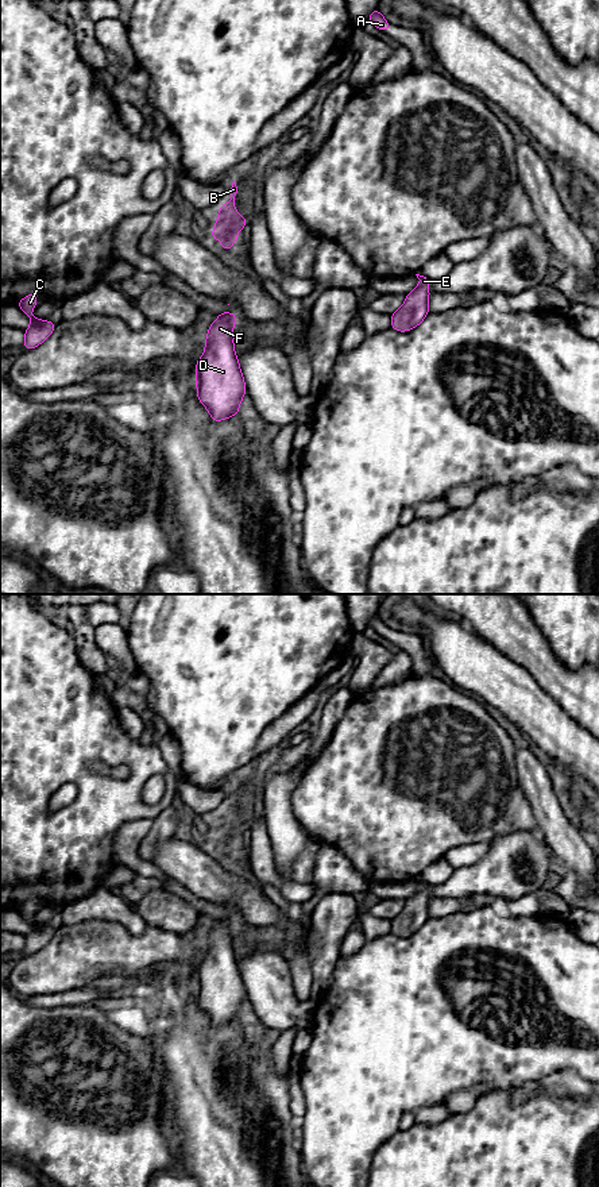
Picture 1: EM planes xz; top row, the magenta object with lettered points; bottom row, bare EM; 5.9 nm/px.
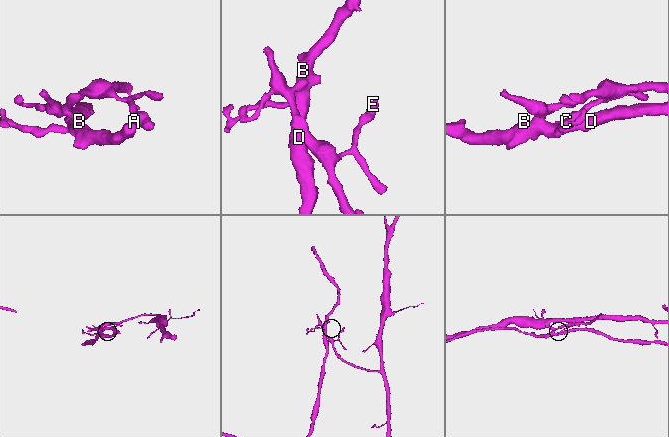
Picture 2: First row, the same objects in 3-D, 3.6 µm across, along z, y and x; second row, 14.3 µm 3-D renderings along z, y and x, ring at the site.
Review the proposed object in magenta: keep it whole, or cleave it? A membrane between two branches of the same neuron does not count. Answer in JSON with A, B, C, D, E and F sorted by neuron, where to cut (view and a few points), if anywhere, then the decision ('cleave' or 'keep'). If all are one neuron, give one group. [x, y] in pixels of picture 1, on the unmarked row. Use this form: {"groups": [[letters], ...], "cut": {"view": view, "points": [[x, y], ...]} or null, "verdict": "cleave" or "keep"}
{"groups": [["A", "B", "C", "D", "F"], ["E"]], "cut": {"view": "xz", "points": [[235, 817], [216, 828]]}, "verdict": "cleave"}

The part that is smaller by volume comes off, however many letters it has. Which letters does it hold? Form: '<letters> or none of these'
A, B, C, D, F

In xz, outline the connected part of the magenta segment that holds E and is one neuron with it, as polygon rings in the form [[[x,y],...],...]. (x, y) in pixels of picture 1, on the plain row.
[[[420,879],[416,880],[420,885],[420,890],[407,898],[403,910],[390,920],[390,933],[395,936],[406,937],[416,933],[429,918],[428,906],[430,895],[428,889],[430,885]]]

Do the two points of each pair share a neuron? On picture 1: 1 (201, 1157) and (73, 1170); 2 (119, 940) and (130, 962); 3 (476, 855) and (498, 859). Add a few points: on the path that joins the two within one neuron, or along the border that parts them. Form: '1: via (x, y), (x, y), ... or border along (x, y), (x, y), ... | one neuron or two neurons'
1: border along (176, 1156), (180, 1168) | two neurons
2: via (119, 945), (127, 956) | one neuron
3: border along (489, 844), (489, 851), (478, 862), (455, 868) | two neurons

